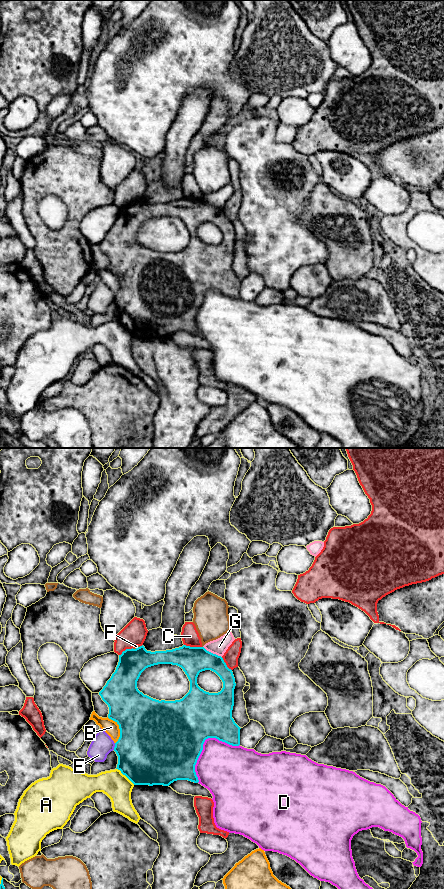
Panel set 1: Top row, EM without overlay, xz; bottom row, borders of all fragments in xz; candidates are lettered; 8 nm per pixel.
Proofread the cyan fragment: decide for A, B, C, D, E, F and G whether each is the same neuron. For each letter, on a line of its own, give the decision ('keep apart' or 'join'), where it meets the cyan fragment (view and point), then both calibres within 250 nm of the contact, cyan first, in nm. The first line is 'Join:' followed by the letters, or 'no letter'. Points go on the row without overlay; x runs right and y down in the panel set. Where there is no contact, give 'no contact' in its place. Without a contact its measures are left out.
Join: no letter
A: keep apart | xz (125, 327) | 500/220 nm
B: keep apart | xz (119, 280) | 500/120 nm
C: keep apart | xz (193, 199) | 220/140 nm
D: keep apart | xz (203, 295) | 500/400 nm
E: keep apart | xz (115, 298) | 480/170 nm
F: keep apart | xz (136, 200) | 220/20 nm
G: keep apart | xz (212, 205) | 220/130 nm

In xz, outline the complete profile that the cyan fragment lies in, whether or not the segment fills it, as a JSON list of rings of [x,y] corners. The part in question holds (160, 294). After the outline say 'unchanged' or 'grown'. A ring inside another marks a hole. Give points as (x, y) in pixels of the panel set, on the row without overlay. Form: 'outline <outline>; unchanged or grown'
outline [[[142,197],[136,201],[126,201],[119,207],[119,214],[115,224],[99,244],[102,252],[109,259],[108,270],[119,277],[120,289],[115,295],[114,303],[118,308],[117,320],[134,337],[163,337],[169,338],[177,332],[188,332],[198,335],[195,317],[203,302],[203,296],[208,290],[216,290],[232,298],[240,297],[240,279],[232,270],[234,258],[234,241],[236,235],[233,224],[229,221],[221,208],[207,203],[204,199],[182,199],[166,203],[147,203]],[[158,216],[177,217],[183,221],[190,233],[189,244],[180,252],[156,252],[144,247],[137,240],[137,233],[141,225],[148,219]],[[211,222],[223,234],[223,240],[218,245],[209,245],[197,236],[200,224]]]; unchanged

